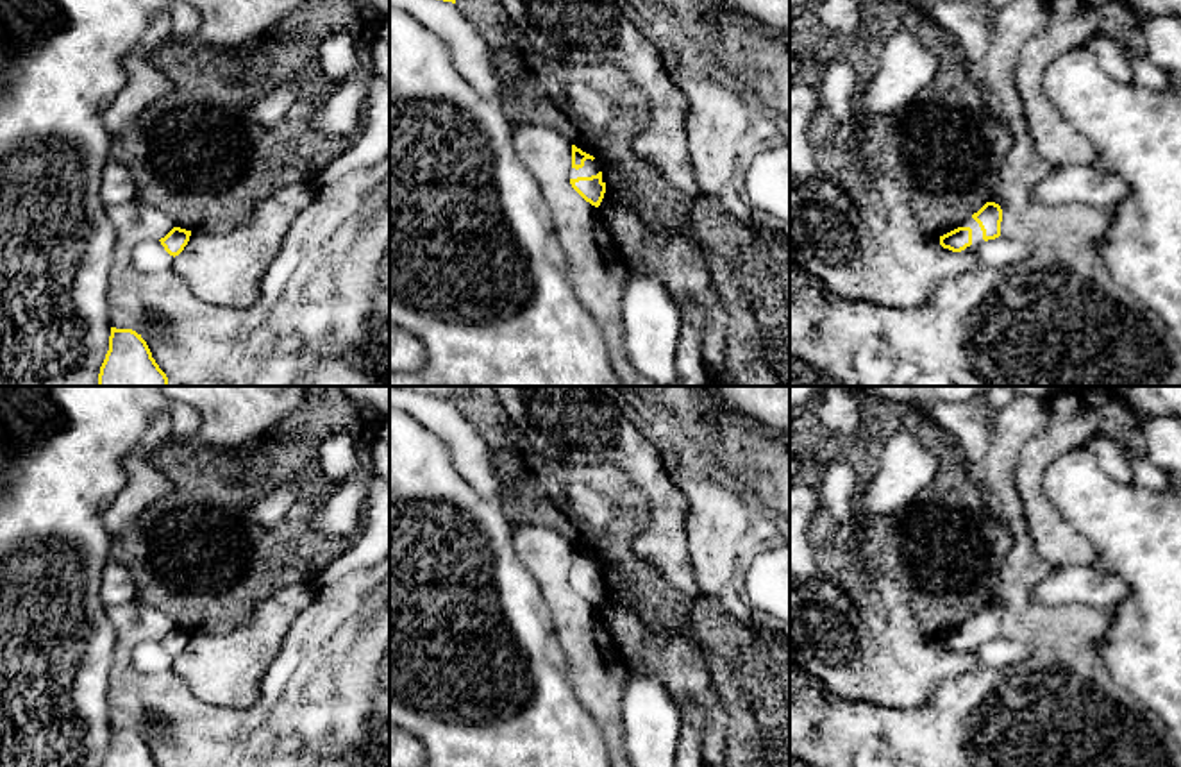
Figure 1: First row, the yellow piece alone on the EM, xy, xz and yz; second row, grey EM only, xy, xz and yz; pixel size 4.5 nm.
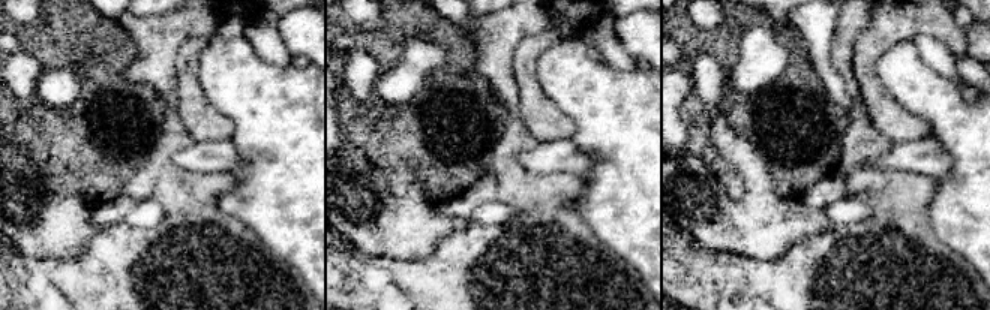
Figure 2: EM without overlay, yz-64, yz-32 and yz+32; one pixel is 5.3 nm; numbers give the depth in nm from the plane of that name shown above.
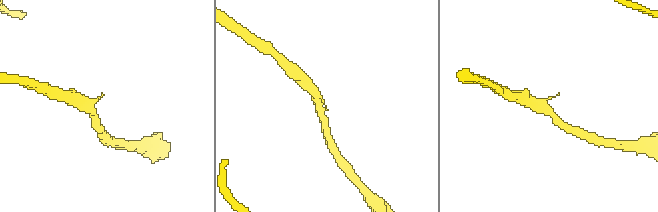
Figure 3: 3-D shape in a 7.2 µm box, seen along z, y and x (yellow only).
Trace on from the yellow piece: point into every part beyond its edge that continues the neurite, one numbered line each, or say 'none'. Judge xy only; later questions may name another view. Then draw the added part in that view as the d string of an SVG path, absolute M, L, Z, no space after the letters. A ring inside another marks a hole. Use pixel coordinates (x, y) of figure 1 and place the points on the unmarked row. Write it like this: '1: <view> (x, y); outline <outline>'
none

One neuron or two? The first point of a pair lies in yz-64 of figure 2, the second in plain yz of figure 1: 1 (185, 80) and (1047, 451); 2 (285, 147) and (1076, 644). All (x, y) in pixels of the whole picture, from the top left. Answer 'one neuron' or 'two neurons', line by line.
1: one neuron
2: two neurons

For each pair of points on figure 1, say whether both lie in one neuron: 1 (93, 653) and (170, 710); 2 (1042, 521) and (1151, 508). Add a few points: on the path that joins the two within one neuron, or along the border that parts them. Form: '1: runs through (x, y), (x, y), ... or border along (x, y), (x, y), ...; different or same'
1: border along (111, 623), (115, 649), (108, 707); different
2: border along (1044, 480), (1046, 497), (1094, 546); different

